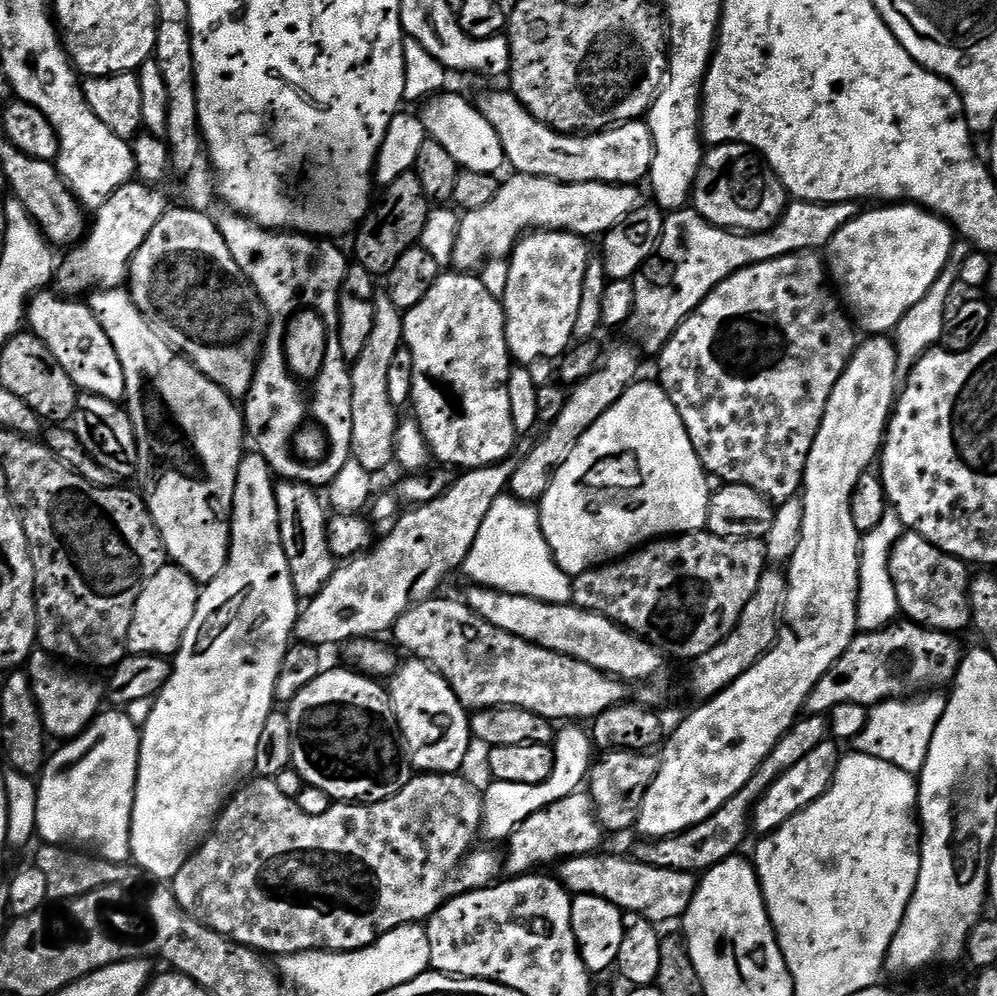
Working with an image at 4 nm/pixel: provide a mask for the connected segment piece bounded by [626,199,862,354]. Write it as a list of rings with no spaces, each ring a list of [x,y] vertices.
[[[793,199],[780,221],[765,232],[720,228],[688,206],[669,211],[664,217],[664,229],[655,252],[631,279],[634,306],[626,325],[627,331],[632,331],[631,339],[645,353],[659,354],[680,323],[718,285],[726,282],[726,278],[738,274],[738,270],[774,258],[827,249],[835,232],[842,230],[846,222],[855,220],[861,211],[861,205],[854,200],[819,204],[813,200]]]

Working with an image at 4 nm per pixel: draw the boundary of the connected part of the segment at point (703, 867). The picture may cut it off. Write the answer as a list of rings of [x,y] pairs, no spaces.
[[[801,715],[796,723],[790,726],[790,730],[786,730],[786,734],[782,734],[782,738],[778,738],[774,750],[770,750],[770,754],[766,754],[762,766],[758,766],[758,770],[754,770],[750,782],[746,782],[746,786],[742,786],[742,790],[738,790],[738,794],[734,794],[734,798],[730,798],[719,810],[710,814],[710,818],[706,818],[706,822],[700,822],[698,826],[679,832],[677,836],[667,836],[664,840],[640,842],[644,844],[637,846],[636,852],[634,852],[635,859],[650,866],[658,866],[662,870],[703,874],[709,868],[718,866],[718,862],[737,855],[741,851],[740,847],[743,846],[748,832],[750,833],[752,810],[762,798],[762,794],[766,794],[770,790],[770,786],[774,786],[774,782],[778,778],[782,778],[782,774],[786,774],[786,770],[790,770],[790,766],[802,762],[802,758],[806,758],[806,754],[810,754],[810,750],[815,750],[817,746],[826,743],[829,736],[828,722],[823,715]]]

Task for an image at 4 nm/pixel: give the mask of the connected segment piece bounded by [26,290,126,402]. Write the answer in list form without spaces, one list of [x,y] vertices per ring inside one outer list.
[[[41,290],[26,305],[26,324],[32,335],[43,342],[50,354],[54,354],[58,366],[70,374],[77,390],[107,400],[124,400],[126,374],[122,374],[122,362],[118,362],[118,354],[114,354],[106,330],[102,330],[87,303],[65,298],[52,290]]]

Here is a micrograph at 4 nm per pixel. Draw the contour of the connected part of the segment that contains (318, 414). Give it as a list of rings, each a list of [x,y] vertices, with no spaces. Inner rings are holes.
[[[223,211],[215,213],[216,229],[222,234],[226,246],[230,246],[234,262],[238,262],[242,274],[246,274],[260,295],[260,301],[266,306],[270,317],[268,330],[262,337],[260,356],[256,360],[254,382],[242,400],[247,439],[256,440],[255,451],[266,458],[275,477],[326,488],[352,455],[352,374],[349,361],[342,358],[342,345],[338,342],[337,332],[340,287],[348,273],[349,257],[344,257],[332,245],[335,243],[327,239],[313,238],[291,230],[259,228],[238,212]],[[298,309],[311,309],[318,313],[327,328],[326,356],[312,386],[312,414],[315,418],[313,421],[326,437],[328,450],[323,460],[314,463],[300,461],[293,453],[293,440],[305,423],[304,396],[300,393],[301,385],[297,378],[288,371],[284,359],[284,340],[288,323]]]

